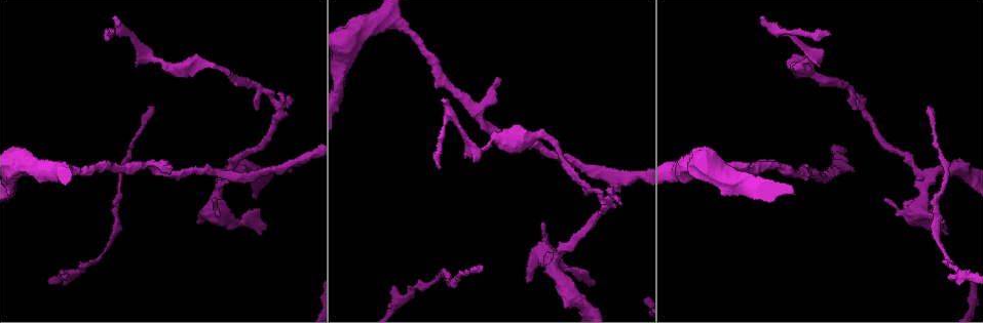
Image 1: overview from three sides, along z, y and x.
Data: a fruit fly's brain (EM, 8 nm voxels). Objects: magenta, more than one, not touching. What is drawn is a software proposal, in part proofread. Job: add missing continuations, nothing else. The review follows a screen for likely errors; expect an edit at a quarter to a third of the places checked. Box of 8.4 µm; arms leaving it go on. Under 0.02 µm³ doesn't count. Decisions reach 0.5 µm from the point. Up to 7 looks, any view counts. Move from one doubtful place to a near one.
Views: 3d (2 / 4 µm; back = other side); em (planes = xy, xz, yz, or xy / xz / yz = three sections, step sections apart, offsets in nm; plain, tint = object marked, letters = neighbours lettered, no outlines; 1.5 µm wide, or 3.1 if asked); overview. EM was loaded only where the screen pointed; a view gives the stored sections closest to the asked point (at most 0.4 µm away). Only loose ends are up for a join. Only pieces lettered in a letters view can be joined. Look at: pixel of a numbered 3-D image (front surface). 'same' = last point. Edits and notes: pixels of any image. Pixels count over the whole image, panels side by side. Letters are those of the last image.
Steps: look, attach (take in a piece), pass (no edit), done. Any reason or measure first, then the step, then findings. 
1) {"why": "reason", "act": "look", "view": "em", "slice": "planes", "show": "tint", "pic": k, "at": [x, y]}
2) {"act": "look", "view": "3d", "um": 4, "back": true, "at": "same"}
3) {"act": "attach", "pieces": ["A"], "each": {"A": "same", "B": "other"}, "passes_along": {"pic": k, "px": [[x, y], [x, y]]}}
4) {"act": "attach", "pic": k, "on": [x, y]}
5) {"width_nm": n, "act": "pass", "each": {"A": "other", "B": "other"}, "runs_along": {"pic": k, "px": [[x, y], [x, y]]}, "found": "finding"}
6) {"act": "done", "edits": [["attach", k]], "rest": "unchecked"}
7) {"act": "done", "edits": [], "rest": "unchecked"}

{"why": "free end", "act": "look", "view": "3d", "um": 2, "pic": 1, "at": [215, 199]}

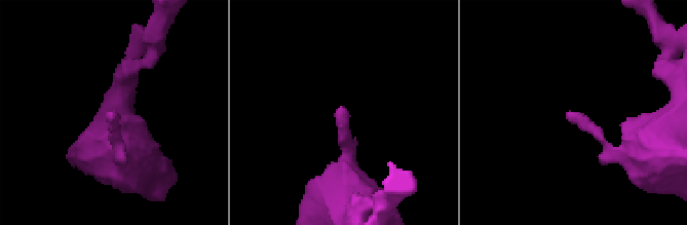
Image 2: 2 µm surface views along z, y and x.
{"why": "now the EM", "act": "look", "view": "em", "slice": "xz", "step": 4, "show": "tint", "pic": 2, "at": [344, 107]}

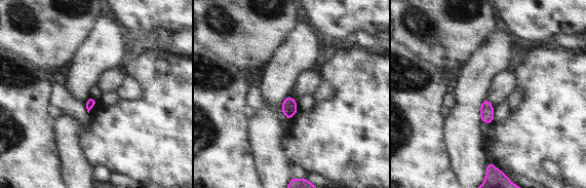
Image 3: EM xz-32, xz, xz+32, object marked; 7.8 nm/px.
{"act": "look", "view": "em", "slice": "planes", "show": "letters", "at": "same"}

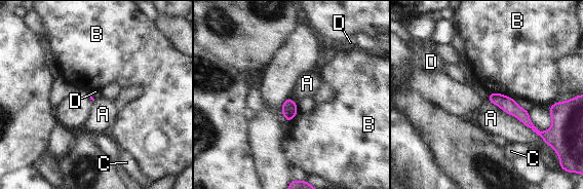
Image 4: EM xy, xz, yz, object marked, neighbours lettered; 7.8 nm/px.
{"act": "pass", "each": {"A": "other", "B": "other", "C": "other", "D": "other"}, "runs_along": {"pic": 4, "px": [[492, 96], [514, 109], [530, 124]]}, "found": "none of them fits"}

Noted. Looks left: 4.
{"why": "end of a long branch", "act": "look", "view": "em", "slice": "yz", "step": 4, "show": "letters", "pic": 1, "at": [154, 108]}

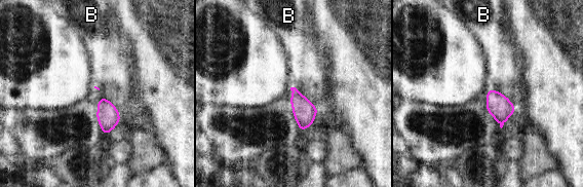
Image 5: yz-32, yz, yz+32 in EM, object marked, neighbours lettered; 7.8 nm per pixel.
{"act": "pass", "each": {"B": "other"}, "border": {"pic": 5, "px": [[290, 86], [298, 89], [319, 111]]}, "found": "none of them fits"}

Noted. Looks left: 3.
{"why": "an open end", "act": "look", "view": "em", "slice": "xy", "step": 4, "show": "tint", "pic": 1, "at": [495, 77]}

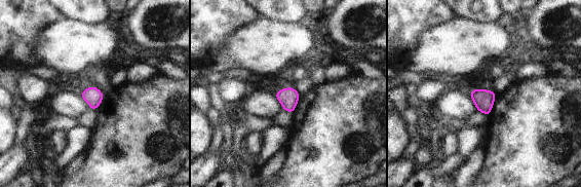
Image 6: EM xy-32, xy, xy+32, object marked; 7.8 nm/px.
{"act": "look", "view": "em", "slice": "planes", "show": "letters", "at": "same"}

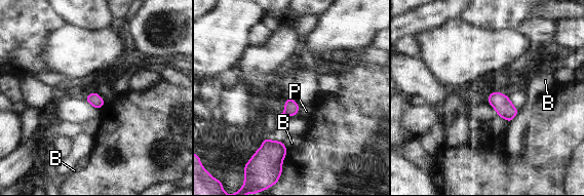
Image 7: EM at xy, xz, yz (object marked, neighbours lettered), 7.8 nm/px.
{"act": "pass", "each": {"B": "other", "P": "other"}, "border": {"pic": 7, "px": [[300, 108], [297, 114]]}, "found": "none of them fits"}

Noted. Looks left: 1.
{"act": "done", "edits": [], "rest": "unchecked"}

